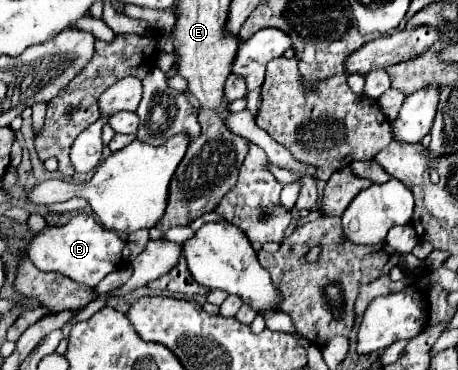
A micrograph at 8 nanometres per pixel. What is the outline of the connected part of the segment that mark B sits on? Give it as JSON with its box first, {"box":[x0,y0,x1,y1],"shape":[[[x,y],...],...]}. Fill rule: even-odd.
{"box":[28,213,126,287],"shape":[[[80,213],[70,219],[70,223],[60,227],[46,227],[42,229],[28,247],[30,261],[40,271],[58,271],[76,283],[84,283],[86,287],[96,287],[108,273],[116,271],[124,265],[122,251],[126,241],[120,239],[114,231],[102,227],[92,215]]]}

